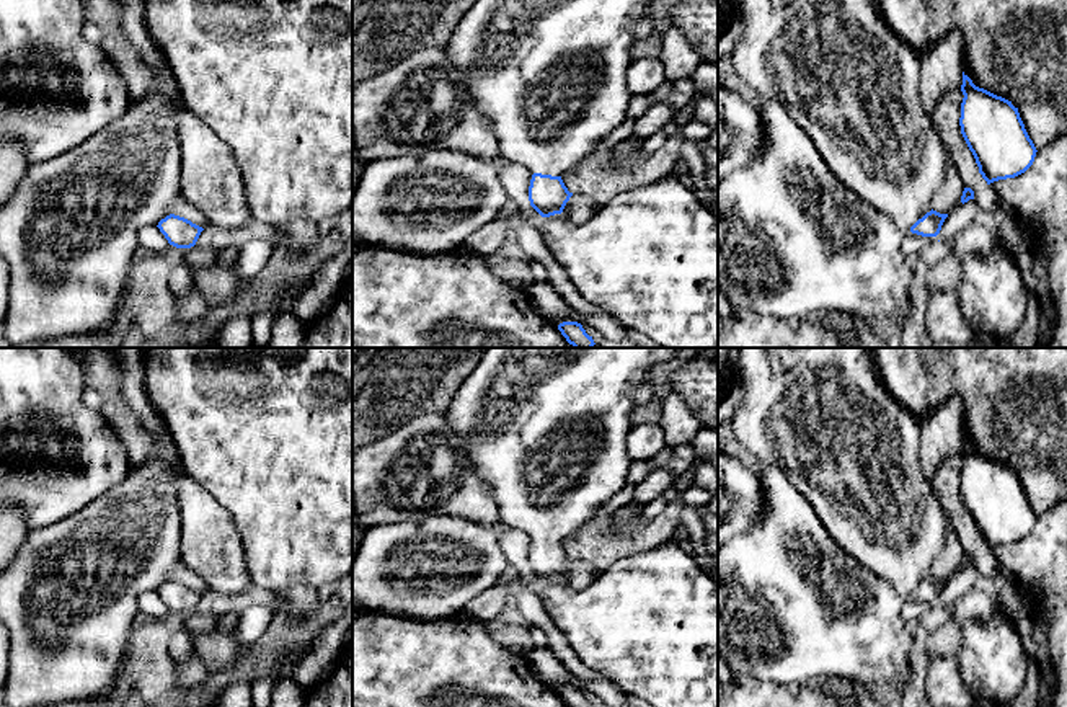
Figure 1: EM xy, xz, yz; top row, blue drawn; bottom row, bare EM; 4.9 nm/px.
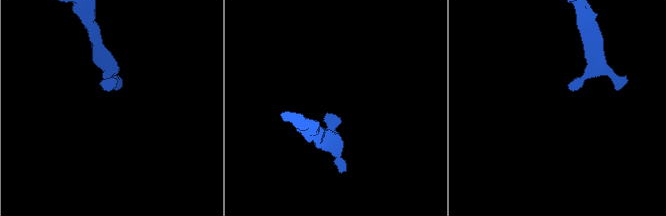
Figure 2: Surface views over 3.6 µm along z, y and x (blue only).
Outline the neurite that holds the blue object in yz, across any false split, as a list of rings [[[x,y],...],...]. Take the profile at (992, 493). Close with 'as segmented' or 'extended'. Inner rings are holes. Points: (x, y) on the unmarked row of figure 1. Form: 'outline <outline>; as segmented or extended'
outline [[[964,438],[961,457],[964,460],[959,483],[961,500],[987,550],[1025,539],[1033,531],[1038,516],[1018,474],[976,452]]]; as segmented

